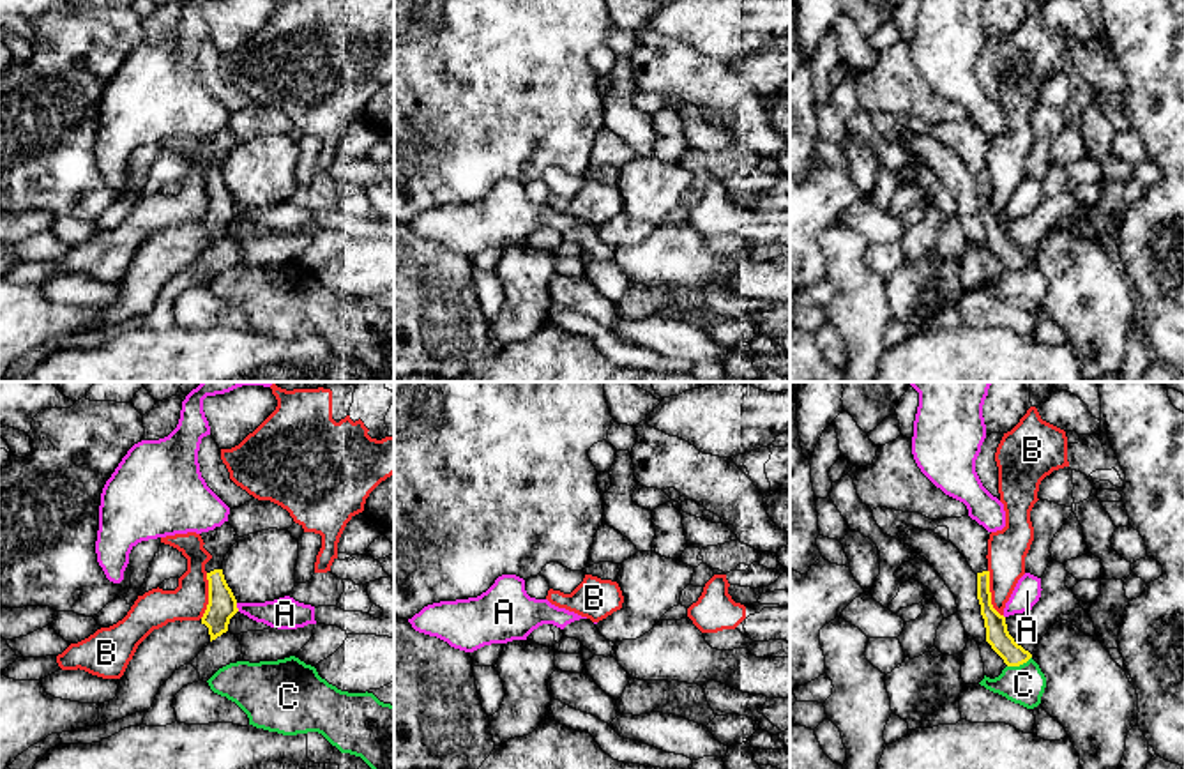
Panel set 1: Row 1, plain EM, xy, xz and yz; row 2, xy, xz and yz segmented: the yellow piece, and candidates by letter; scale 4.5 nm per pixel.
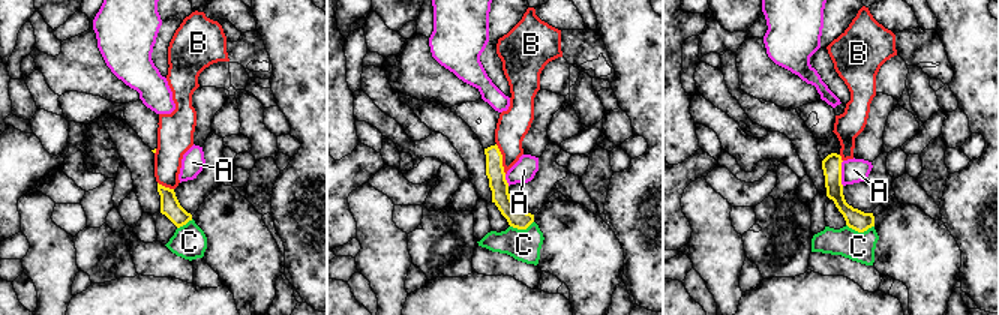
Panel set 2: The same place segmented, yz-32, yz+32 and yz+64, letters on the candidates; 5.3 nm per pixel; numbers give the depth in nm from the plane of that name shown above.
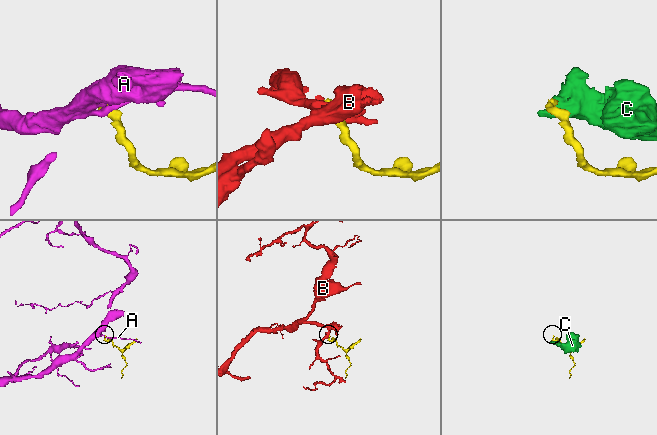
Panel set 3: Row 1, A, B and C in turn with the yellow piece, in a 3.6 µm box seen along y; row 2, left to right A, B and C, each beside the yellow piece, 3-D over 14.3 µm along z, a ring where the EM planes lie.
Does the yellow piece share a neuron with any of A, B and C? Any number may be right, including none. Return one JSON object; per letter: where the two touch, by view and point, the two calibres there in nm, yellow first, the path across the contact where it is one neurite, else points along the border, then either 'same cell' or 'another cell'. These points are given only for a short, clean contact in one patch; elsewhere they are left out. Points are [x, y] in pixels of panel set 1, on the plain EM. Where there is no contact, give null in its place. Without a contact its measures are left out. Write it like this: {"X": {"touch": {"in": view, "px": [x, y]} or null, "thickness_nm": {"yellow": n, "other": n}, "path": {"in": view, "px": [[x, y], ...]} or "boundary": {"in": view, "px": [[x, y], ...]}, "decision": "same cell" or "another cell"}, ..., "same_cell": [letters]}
{"A": {"touch": {"in": "xy", "px": [235, 211]}, "thickness_nm": {"yellow": 130, "other": 140}, "boundary": {"in": "xy", "px": [[235, 207], [239, 214]]}, "decision": "another cell"}, "B": {"touch": {"in": "yz", "px": [990, 197]}, "thickness_nm": {"yellow": 110, "other": 180}, "boundary": {"in": "yz", "px": [[988, 174], [990, 207], [1002, 220]]}, "decision": "another cell"}, "C": {"touch": {"in": "yz", "px": [1018, 269]}, "thickness_nm": {"yellow": 110, "other": 180}, "boundary": {"in": "yz", "px": [[1031, 260], [1018, 269], [1008, 271]]}, "decision": "another cell"}, "same_cell": []}

